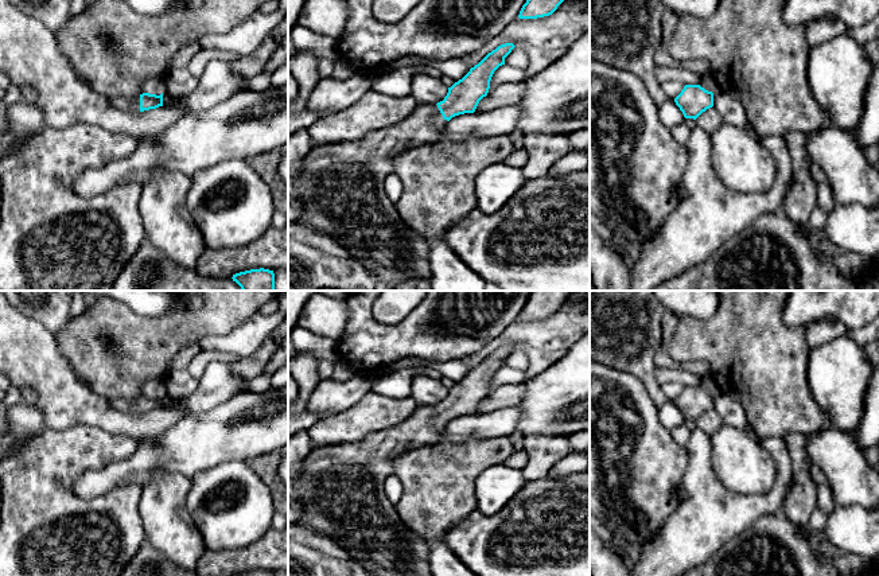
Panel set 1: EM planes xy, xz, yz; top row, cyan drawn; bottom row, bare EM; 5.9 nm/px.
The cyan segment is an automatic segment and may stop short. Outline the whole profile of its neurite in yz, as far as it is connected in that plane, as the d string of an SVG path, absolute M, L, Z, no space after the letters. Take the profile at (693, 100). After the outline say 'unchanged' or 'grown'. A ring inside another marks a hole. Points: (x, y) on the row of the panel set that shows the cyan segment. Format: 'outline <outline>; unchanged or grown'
outline M685 85L674 102L685 118L696 120L703 112L713 106L713 93L700 85Z; unchanged

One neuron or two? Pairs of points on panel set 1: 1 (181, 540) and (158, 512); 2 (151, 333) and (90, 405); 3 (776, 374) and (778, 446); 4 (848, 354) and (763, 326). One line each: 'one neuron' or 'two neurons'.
1: one neuron
2: two neurons
3: two neurons
4: two neurons

